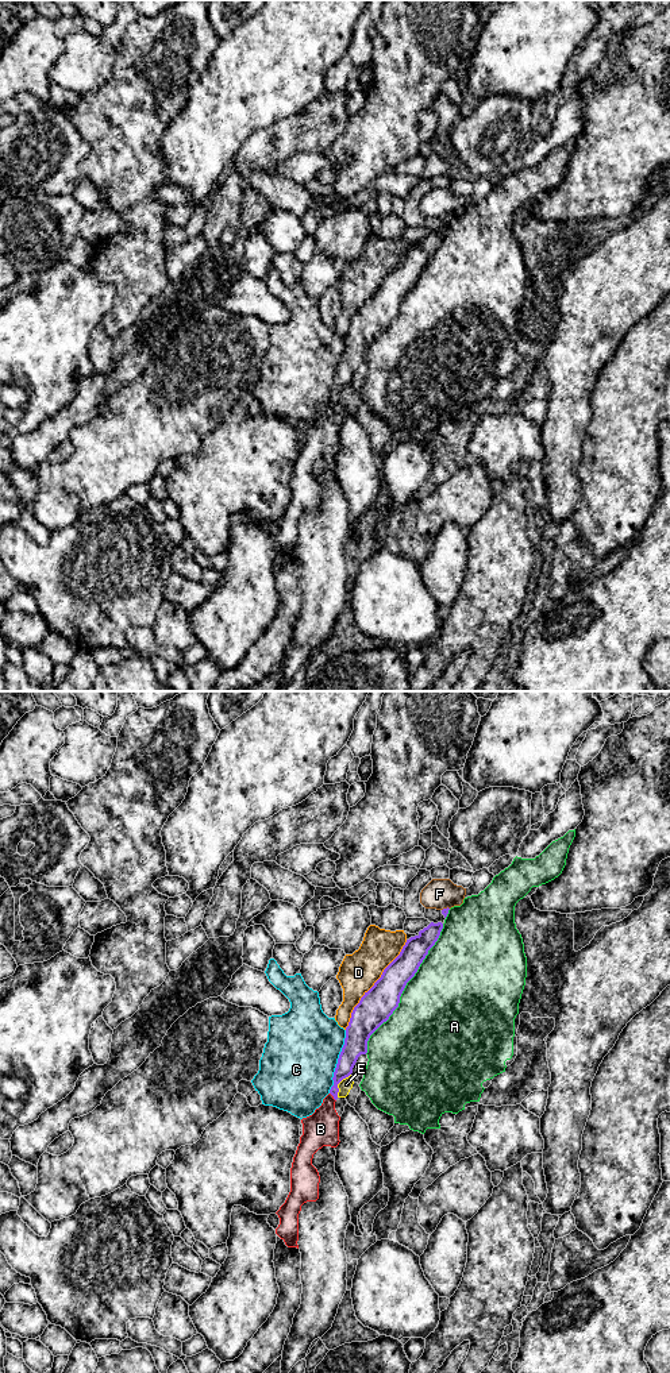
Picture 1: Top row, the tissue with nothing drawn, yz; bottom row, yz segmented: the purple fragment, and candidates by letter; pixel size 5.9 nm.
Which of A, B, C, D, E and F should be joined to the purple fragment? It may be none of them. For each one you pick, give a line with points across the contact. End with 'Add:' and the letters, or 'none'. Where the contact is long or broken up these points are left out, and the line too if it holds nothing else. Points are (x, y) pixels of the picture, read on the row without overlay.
Add: none

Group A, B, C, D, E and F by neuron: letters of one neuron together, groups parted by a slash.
A / B E / C / D / F

